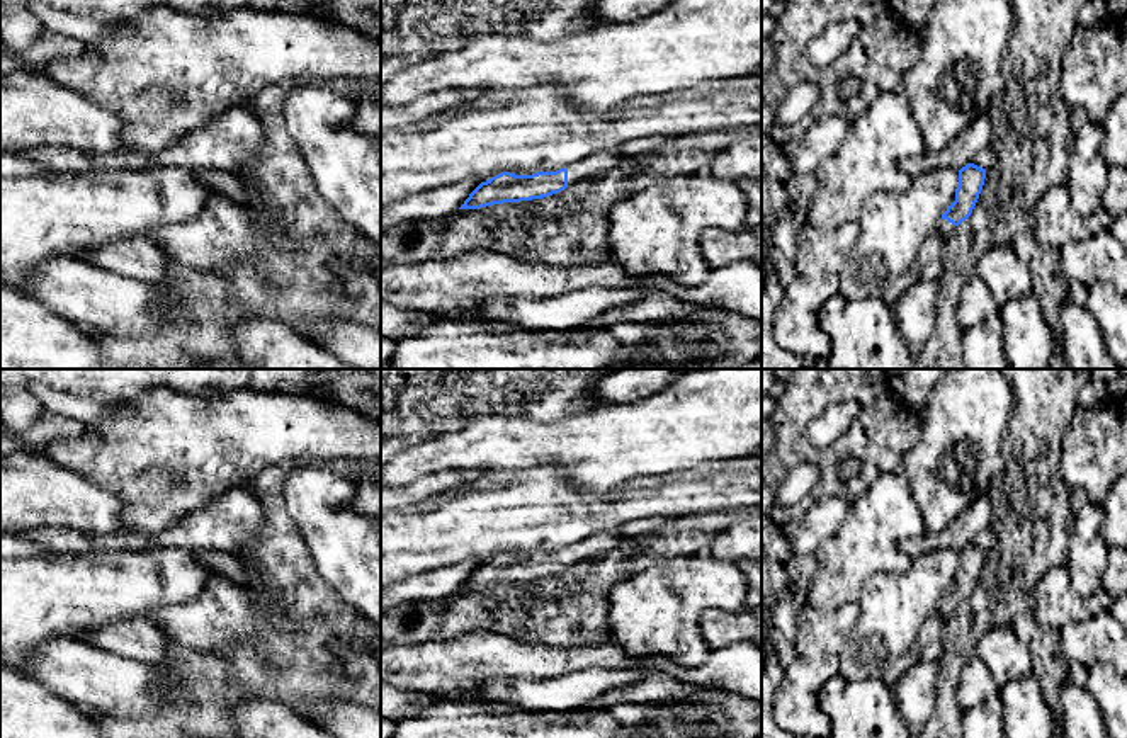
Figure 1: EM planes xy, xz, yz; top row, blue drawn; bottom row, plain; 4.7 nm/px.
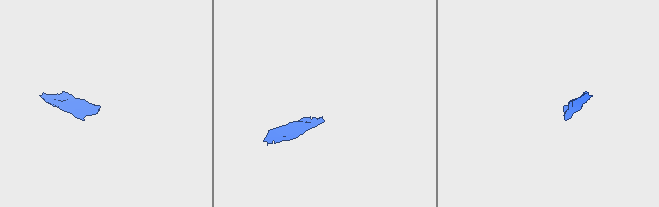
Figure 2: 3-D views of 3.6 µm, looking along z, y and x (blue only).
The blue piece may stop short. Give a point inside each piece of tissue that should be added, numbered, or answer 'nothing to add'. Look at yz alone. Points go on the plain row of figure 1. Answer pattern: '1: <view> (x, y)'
1: yz (944, 609)

